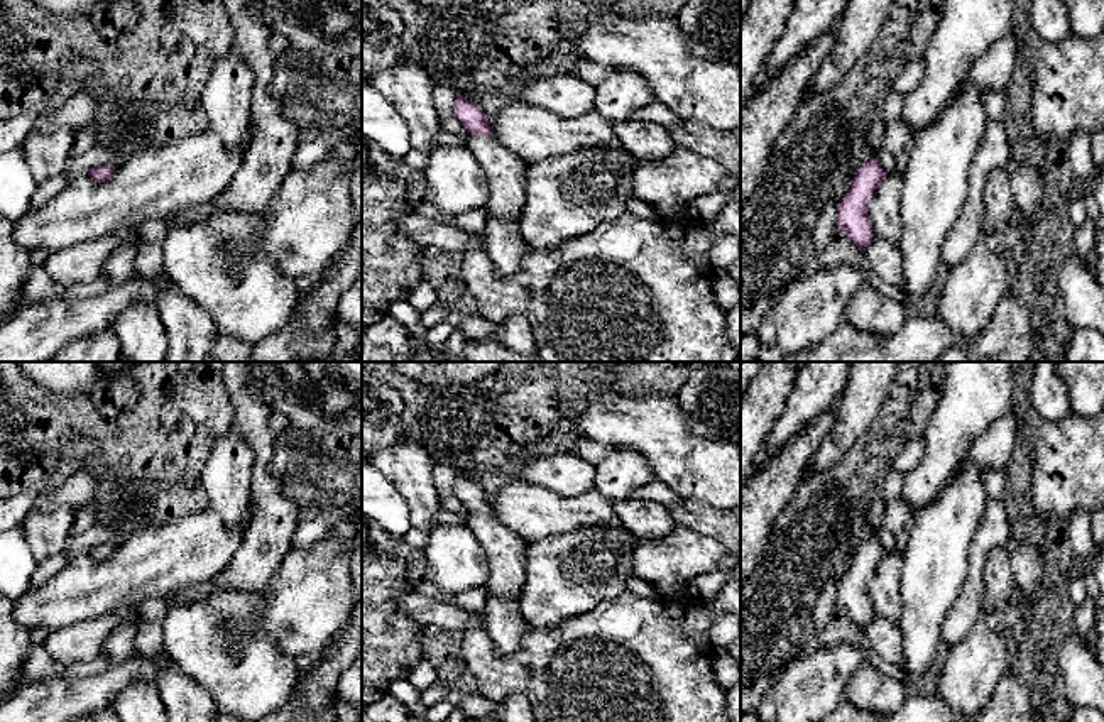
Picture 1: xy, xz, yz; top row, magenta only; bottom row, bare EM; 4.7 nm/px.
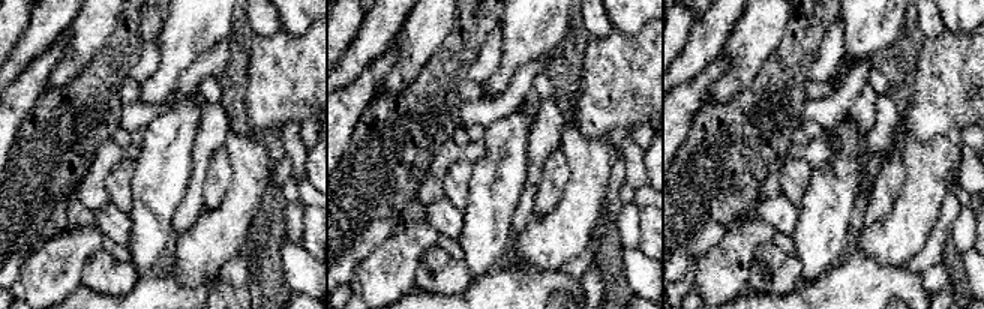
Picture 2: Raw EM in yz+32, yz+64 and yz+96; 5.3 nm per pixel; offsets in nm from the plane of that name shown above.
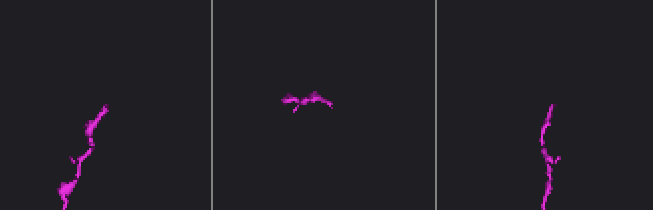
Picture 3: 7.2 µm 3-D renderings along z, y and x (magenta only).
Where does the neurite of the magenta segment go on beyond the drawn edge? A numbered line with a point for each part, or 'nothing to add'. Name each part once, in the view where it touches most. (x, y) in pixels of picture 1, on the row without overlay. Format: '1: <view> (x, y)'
1: xz (504, 550)

